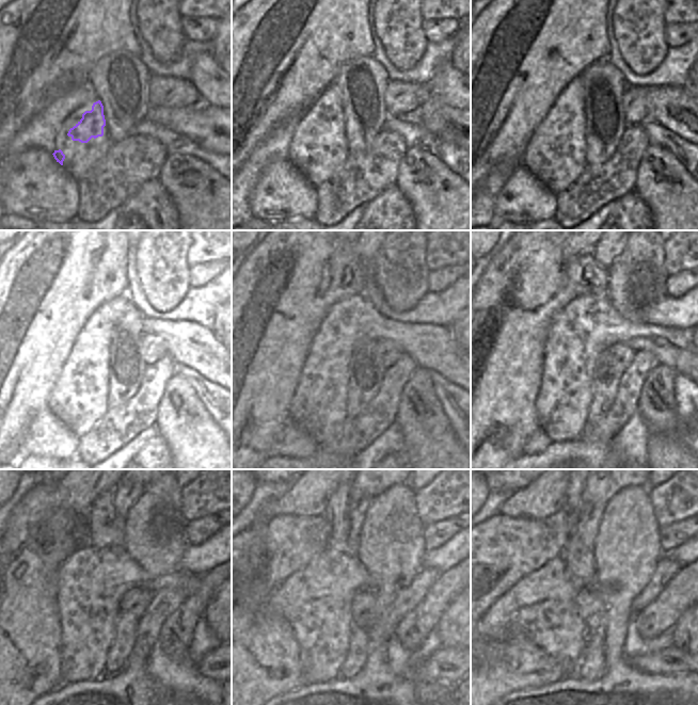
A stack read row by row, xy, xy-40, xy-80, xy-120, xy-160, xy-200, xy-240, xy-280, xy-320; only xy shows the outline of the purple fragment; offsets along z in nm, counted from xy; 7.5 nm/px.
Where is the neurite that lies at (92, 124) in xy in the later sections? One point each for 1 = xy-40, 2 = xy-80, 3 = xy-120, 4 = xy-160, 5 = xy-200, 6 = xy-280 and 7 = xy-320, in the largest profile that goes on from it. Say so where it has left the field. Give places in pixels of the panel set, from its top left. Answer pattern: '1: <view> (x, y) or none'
1: xy-40 (331, 122)
2: xy-80 (571, 119)
3: xy-120 (56, 401)
4: xy-160 (295, 405)
5: xy-200 (581, 316)
6: xy-280 (284, 601)
7: xy-320 (518, 612)

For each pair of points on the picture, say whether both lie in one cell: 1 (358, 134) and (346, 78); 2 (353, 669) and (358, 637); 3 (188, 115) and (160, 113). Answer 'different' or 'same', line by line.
1: same
2: same
3: same

